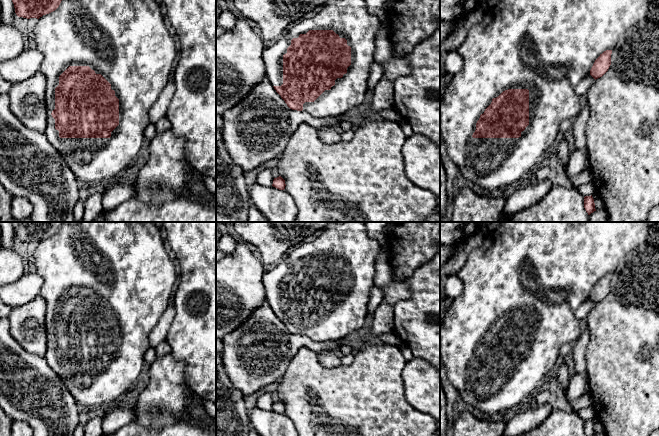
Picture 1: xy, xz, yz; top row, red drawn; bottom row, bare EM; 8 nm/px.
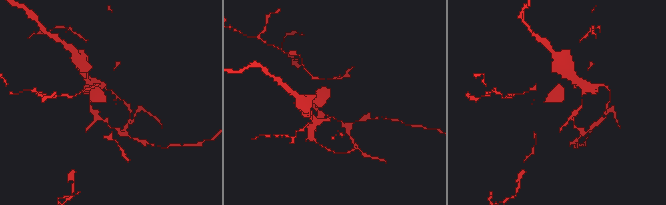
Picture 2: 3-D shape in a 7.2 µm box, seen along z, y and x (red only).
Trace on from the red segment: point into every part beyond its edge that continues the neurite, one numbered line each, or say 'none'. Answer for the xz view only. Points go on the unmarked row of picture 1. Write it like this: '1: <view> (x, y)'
1: xz (350, 242)

